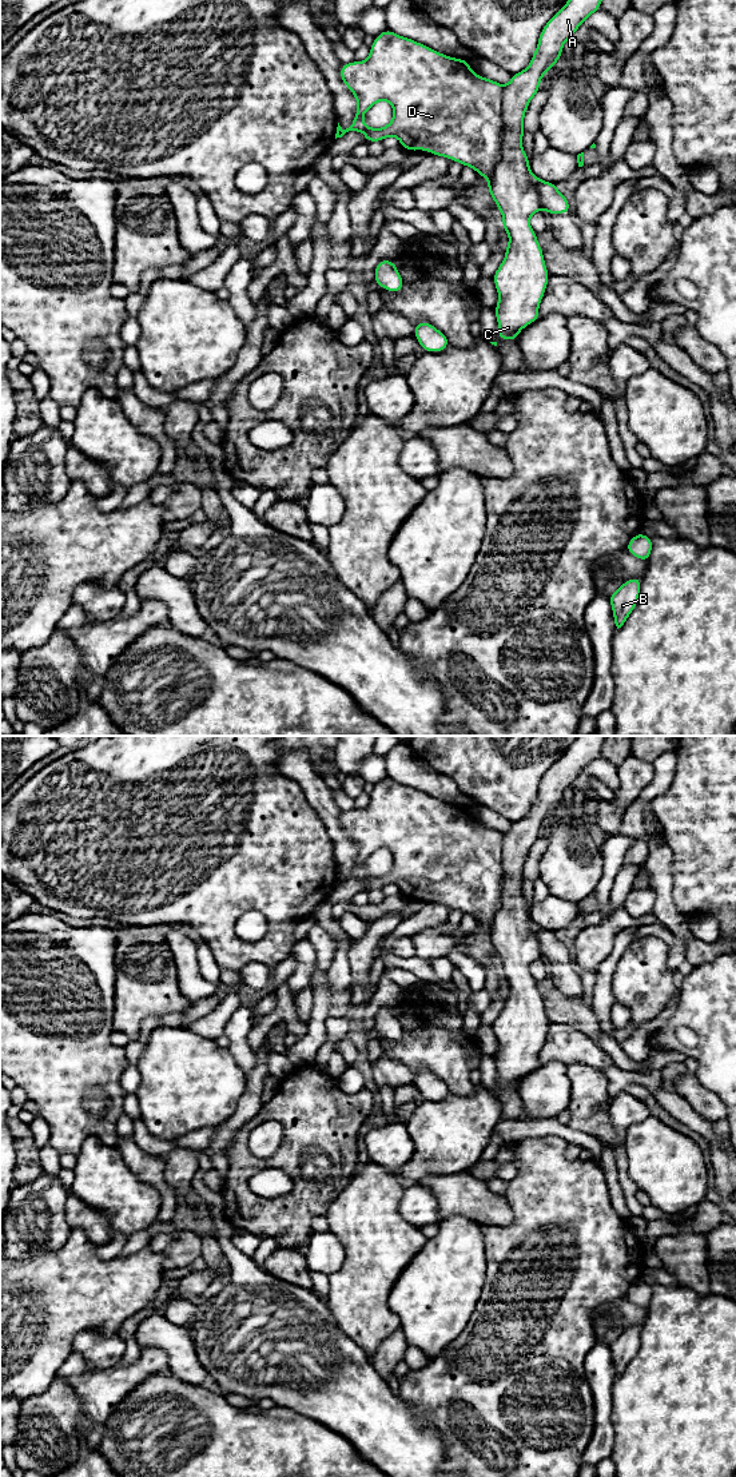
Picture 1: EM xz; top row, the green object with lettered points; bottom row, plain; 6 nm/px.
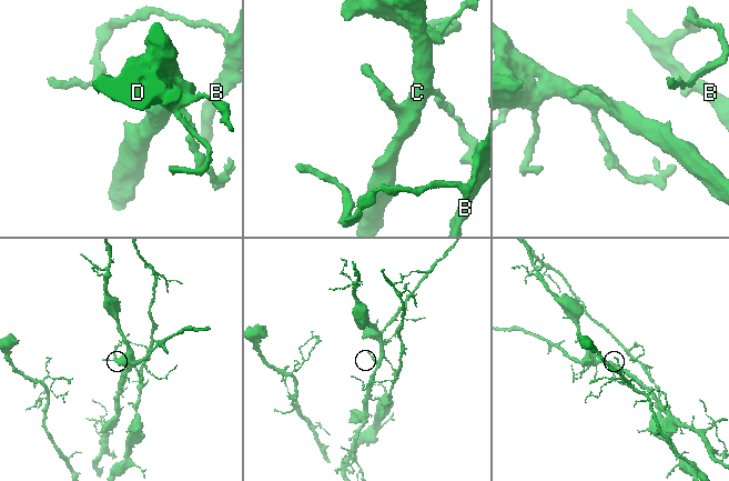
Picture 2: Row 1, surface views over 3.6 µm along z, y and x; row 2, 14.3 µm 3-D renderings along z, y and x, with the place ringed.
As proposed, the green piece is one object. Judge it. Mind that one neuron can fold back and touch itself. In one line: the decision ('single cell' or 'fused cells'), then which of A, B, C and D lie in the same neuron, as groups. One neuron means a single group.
fused cells; A B C / D

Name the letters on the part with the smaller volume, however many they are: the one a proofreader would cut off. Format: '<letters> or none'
D

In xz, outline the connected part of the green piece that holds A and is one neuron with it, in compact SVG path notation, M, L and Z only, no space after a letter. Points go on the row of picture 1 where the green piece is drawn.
M568 0L544 25L530 64L502 85L505 136L500 162L488 182L489 196L501 211L502 230L509 235L505 258L493 275L498 292L494 308L498 339L516 343L520 331L541 316L538 306L549 282L542 248L529 223L542 204L522 148L524 116L542 76L561 57L564 43L600 9L601 1Z

